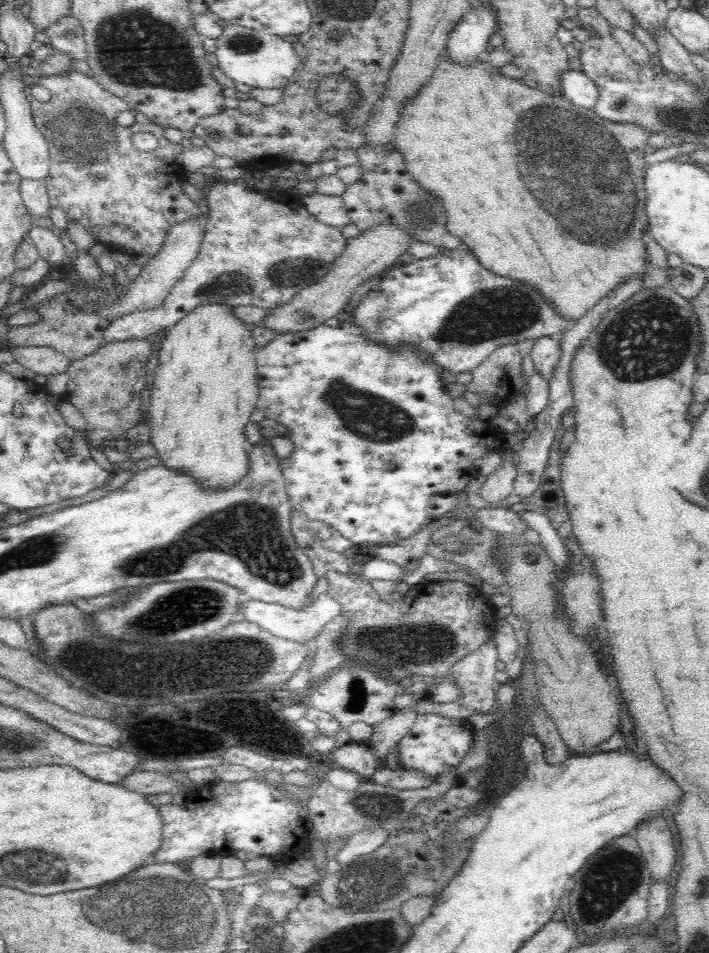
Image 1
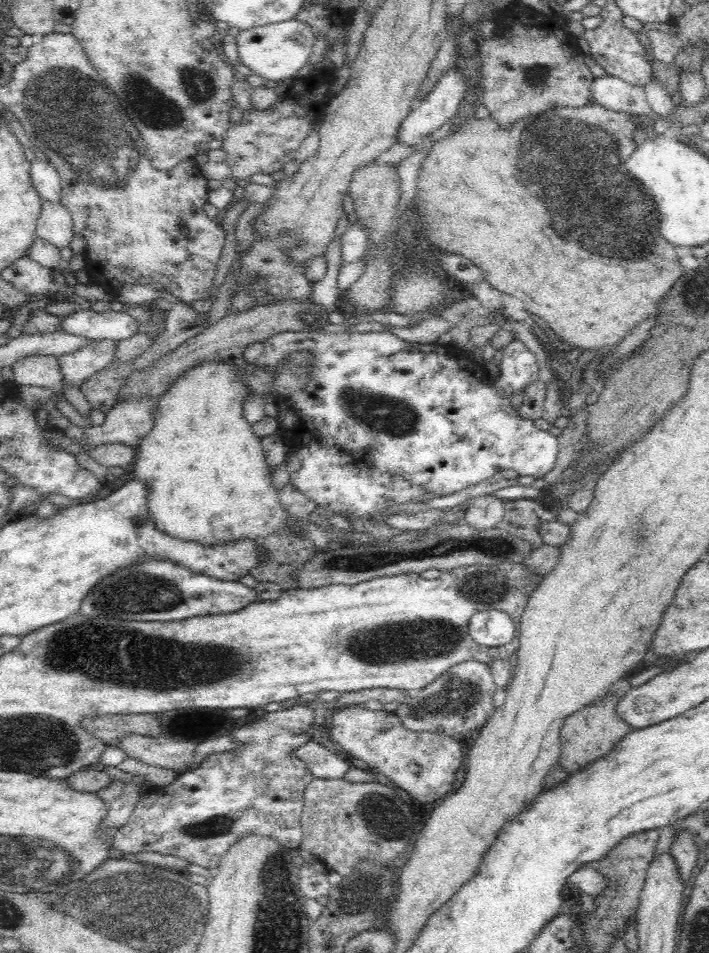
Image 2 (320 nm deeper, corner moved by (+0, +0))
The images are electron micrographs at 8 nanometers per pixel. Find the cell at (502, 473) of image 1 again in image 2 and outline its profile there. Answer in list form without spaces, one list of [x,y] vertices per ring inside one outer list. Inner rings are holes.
[[[490,495],[475,497],[472,503],[463,507],[465,511],[463,522],[479,532],[494,529],[504,518],[503,502]]]

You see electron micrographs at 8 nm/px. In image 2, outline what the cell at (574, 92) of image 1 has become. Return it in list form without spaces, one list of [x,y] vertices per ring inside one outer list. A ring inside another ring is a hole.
[[[614,75],[595,79],[590,91],[592,99],[600,106],[616,112],[652,116],[653,110],[646,101],[644,87],[628,83]]]

